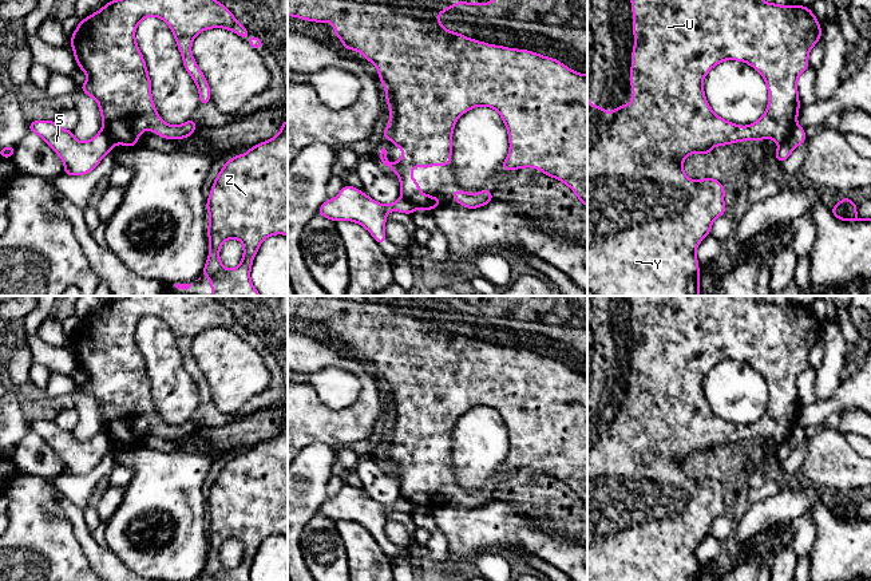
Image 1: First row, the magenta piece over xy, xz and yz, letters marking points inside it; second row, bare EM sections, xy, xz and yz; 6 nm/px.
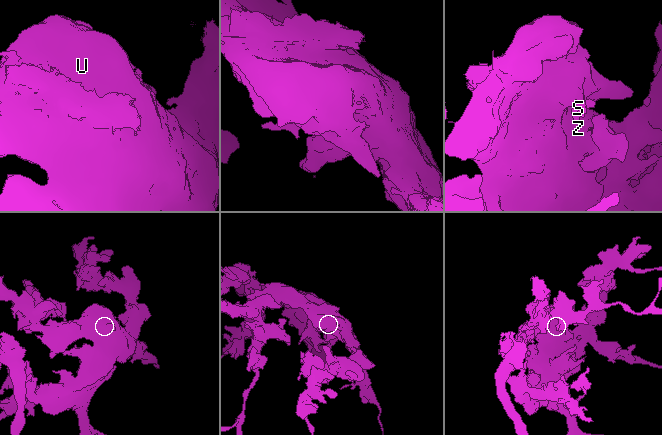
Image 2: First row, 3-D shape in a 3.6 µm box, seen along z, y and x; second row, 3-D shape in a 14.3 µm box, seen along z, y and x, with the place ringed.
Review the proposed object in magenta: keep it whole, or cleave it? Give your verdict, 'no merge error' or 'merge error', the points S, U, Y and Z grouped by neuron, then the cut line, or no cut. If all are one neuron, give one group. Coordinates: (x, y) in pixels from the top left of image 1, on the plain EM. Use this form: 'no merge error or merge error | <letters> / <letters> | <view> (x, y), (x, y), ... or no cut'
merge error | S / U Y Z | yz (795, 422), (790, 434), (779, 445)

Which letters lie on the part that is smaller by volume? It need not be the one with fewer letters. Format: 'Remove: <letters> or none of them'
Remove: S

